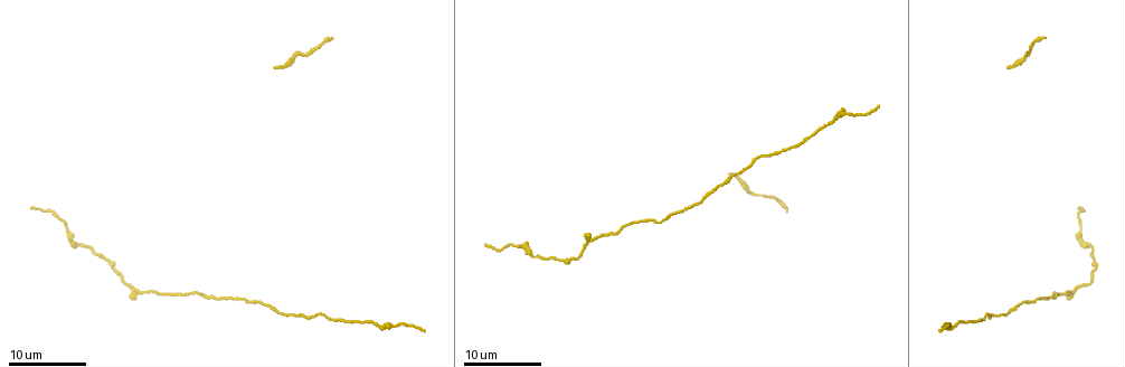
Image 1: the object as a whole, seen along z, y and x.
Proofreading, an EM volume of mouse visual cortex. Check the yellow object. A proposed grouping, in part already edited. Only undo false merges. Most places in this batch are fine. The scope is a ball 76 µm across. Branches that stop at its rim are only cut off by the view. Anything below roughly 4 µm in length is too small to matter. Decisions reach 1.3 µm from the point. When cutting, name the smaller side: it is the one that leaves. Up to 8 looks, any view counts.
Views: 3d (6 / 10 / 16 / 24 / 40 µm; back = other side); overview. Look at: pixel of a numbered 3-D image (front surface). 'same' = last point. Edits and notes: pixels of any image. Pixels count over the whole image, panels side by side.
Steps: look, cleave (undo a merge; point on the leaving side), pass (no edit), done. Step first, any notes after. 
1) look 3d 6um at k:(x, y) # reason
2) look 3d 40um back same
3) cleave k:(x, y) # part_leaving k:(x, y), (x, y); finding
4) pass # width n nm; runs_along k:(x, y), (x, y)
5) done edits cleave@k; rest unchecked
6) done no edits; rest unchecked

look 3d 16um at 1:(571, 256) # thick turns thin

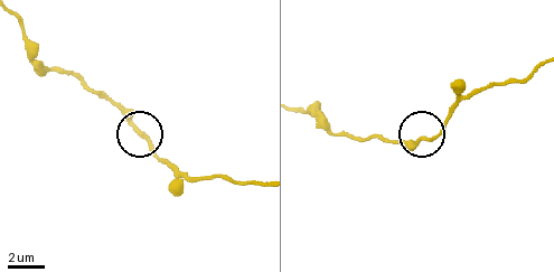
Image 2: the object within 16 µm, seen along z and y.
pass # runs_along 2:(261, 185), (184, 174), (165, 160), (104, 96); all the same neuron

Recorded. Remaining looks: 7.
look 3d 6um at 1:(596, 238) # sudden change in width

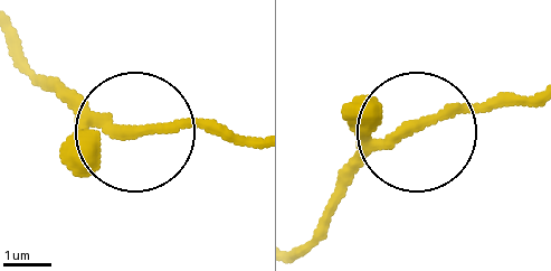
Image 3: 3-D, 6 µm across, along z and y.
pass # width 230 nm; runs_along 3:(539, 92), (443, 112), (383, 145), (339, 188); all the same neuron

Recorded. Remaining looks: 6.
look 3d 10um at 1:(533, 255) # thick turns thin

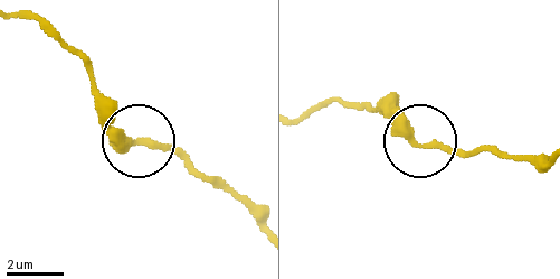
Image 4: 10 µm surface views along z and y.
pass # width 370 nm; runs_along 4:(255, 219), (176, 156), (119, 131), (106, 105); all the same neuron

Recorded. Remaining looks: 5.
look 3d 6um at 1:(296, 57) # calibre changes

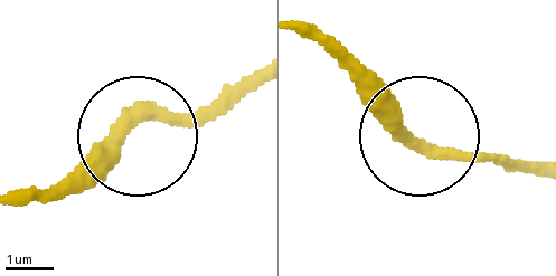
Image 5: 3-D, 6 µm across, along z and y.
pass # continuous, no second neuron

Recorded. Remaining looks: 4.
done no edits; rest unchecked

